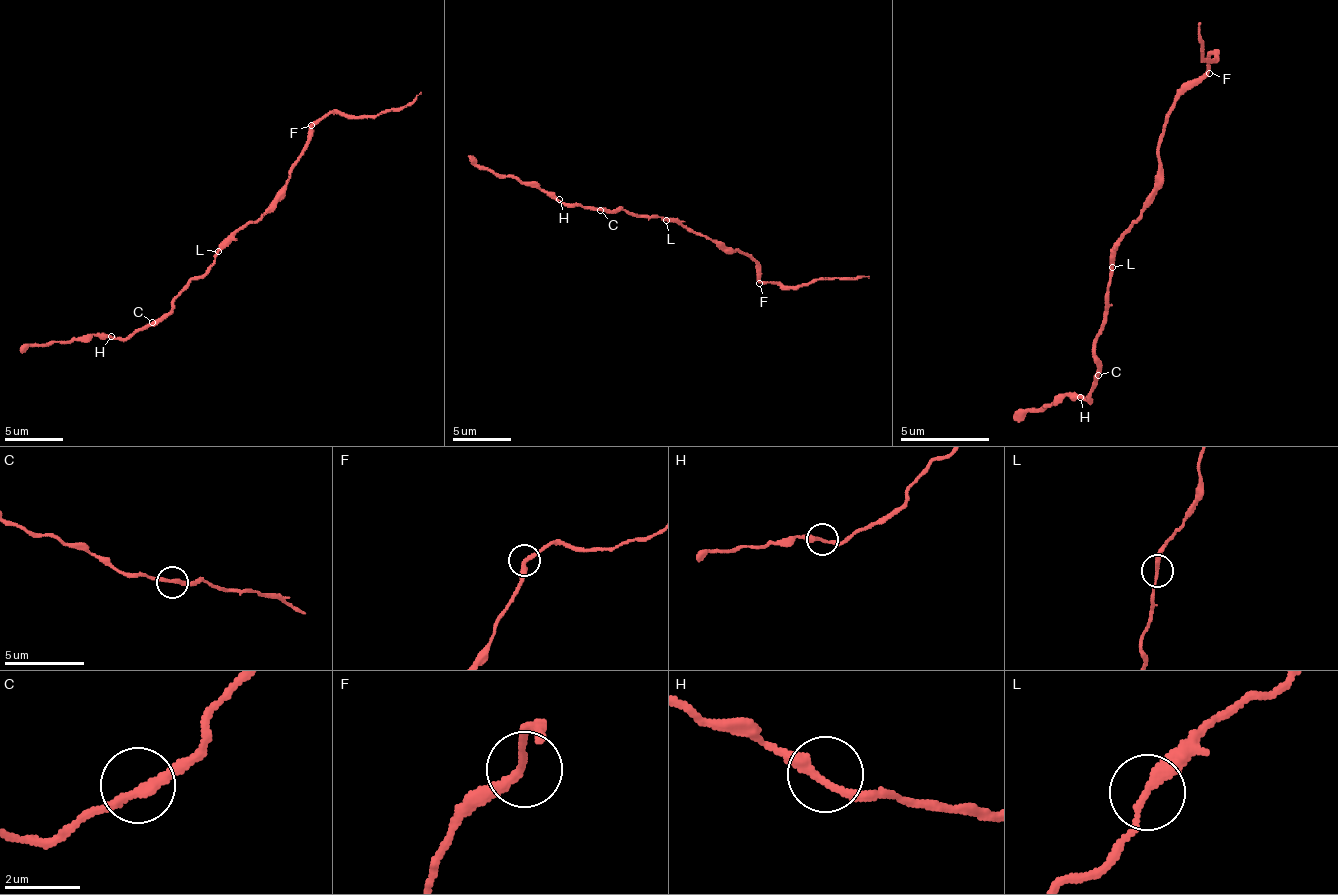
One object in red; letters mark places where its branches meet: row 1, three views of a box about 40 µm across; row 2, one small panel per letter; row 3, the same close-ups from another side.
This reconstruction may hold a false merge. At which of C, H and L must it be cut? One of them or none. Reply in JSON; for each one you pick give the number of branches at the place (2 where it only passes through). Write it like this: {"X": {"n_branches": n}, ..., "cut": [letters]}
{"cut": []}

